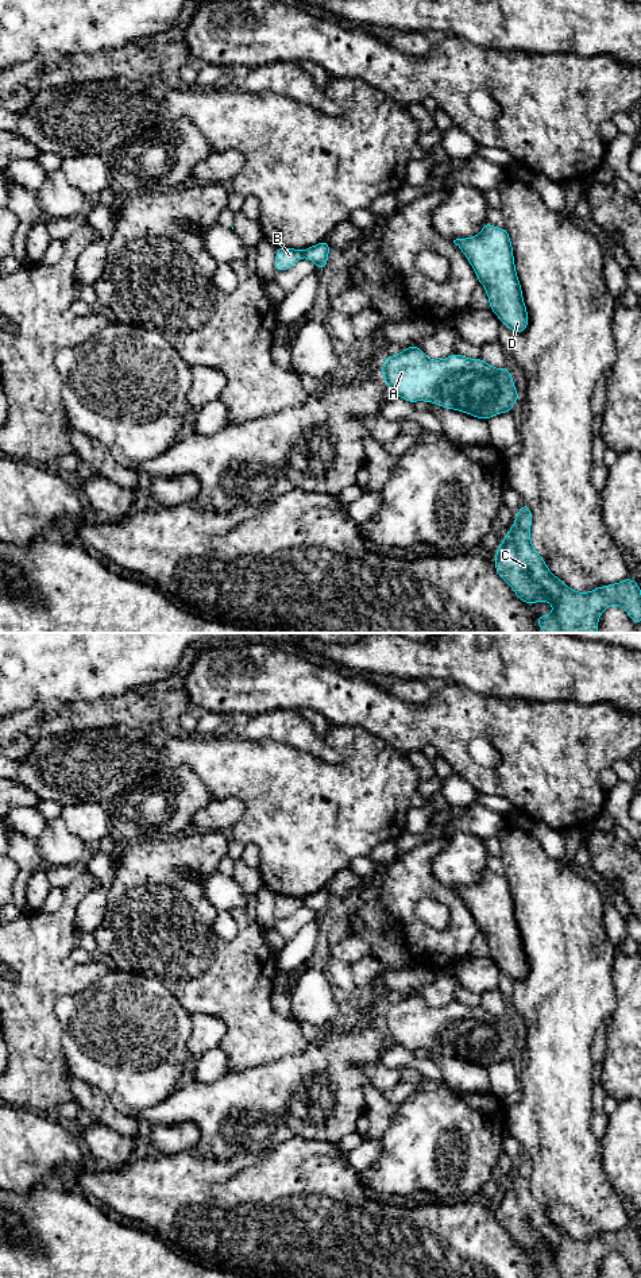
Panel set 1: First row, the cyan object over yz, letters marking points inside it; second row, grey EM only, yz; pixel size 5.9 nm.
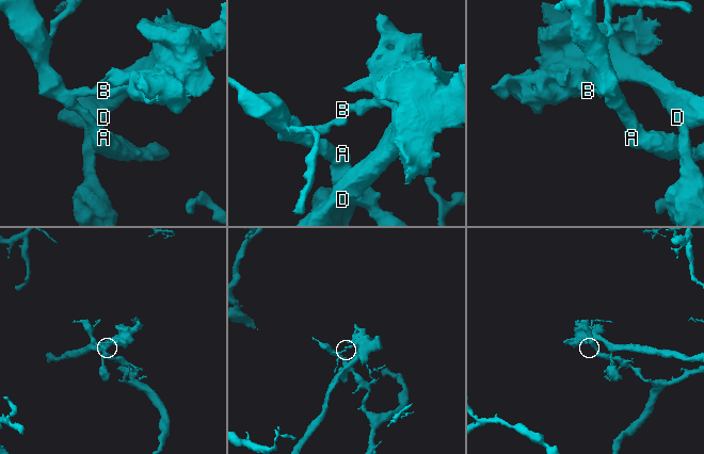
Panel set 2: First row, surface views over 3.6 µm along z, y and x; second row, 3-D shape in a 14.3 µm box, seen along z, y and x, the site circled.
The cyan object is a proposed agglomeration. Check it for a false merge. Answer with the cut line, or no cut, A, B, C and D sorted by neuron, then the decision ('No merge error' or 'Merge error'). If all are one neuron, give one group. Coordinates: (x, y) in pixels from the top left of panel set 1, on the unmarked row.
Split along yz (301, 899), (304, 903). Groups: A / B C D. Merge error

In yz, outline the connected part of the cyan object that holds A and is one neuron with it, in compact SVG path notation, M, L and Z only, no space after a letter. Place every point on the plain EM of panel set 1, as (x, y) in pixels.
M409 993L399 1003L383 1005L382 1023L390 1040L410 1051L426 1049L486 1069L491 1063L511 1059L515 1049L522 1047L509 1013L494 1016L482 1005L470 1007L455 1000L443 1008L432 1008L417 993Z

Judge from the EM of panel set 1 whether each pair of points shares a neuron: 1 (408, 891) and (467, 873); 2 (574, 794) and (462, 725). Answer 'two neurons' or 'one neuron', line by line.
1: two neurons
2: one neuron

